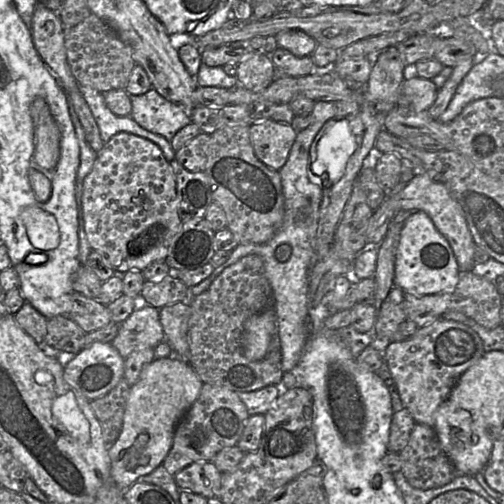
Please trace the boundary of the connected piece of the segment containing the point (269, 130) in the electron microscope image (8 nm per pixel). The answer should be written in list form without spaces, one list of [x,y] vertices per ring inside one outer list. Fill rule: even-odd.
[[[262,120],[250,126],[250,140],[256,157],[279,171],[286,163],[297,132],[290,124]]]

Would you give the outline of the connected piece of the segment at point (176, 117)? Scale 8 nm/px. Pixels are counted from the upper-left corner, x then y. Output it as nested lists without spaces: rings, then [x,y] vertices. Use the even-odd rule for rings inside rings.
[[[151,88],[143,95],[130,95],[131,118],[142,128],[171,141],[174,135],[192,123],[189,112]]]

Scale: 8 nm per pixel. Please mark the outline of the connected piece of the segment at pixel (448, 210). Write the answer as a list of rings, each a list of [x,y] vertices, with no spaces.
[[[434,172],[416,174],[400,191],[387,193],[387,197],[393,200],[395,211],[422,210],[433,221],[437,230],[449,242],[460,271],[471,271],[474,264],[475,242],[470,233],[466,218],[461,206],[450,195],[443,182],[437,179]]]

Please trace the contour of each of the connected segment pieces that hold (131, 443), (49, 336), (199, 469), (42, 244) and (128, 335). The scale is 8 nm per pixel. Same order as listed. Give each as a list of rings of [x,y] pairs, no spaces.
[[[173,352],[172,356],[154,359],[143,367],[138,380],[130,387],[120,434],[108,448],[111,476],[121,490],[126,490],[139,477],[152,472],[162,464],[172,446],[176,426],[198,398],[202,385],[203,382],[194,369]]]
[[[57,315],[47,320],[45,341],[57,350],[78,354],[84,348],[85,334],[71,318]]]
[[[195,461],[173,476],[180,490],[189,490],[212,499],[221,487],[221,475],[213,462]]]
[[[28,206],[21,210],[20,217],[35,248],[48,251],[59,245],[60,232],[53,215],[36,206]]]
[[[146,305],[134,310],[121,322],[119,331],[111,344],[125,358],[136,349],[154,348],[164,339],[159,309]]]

